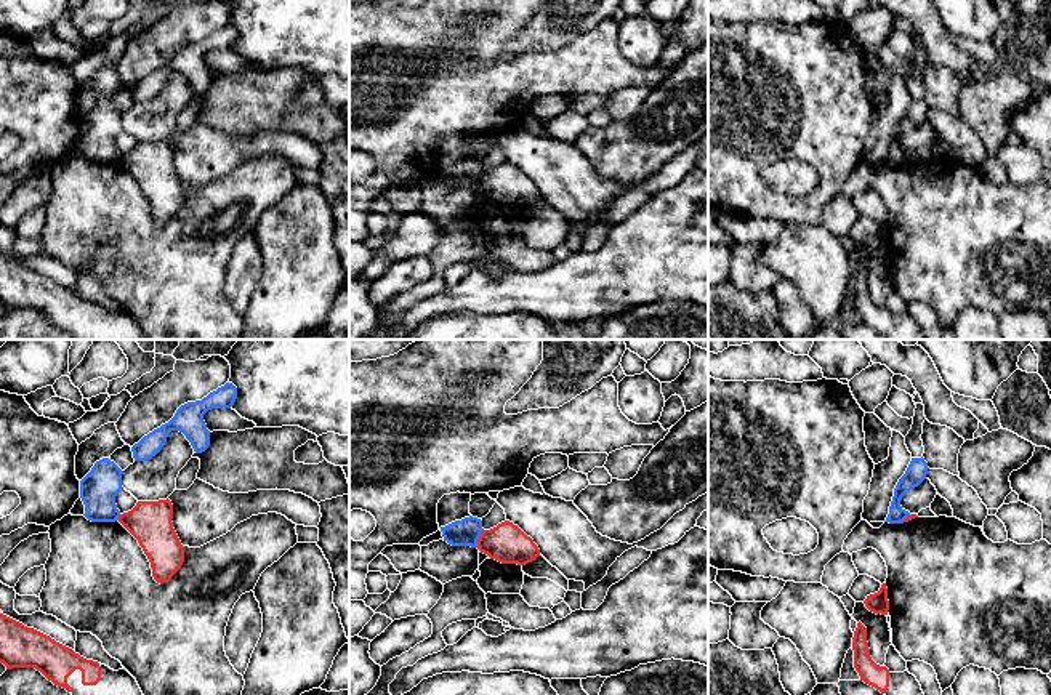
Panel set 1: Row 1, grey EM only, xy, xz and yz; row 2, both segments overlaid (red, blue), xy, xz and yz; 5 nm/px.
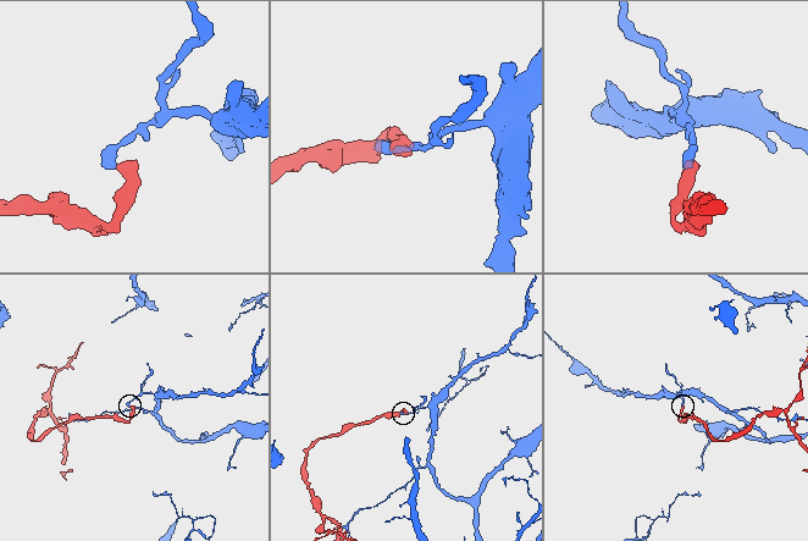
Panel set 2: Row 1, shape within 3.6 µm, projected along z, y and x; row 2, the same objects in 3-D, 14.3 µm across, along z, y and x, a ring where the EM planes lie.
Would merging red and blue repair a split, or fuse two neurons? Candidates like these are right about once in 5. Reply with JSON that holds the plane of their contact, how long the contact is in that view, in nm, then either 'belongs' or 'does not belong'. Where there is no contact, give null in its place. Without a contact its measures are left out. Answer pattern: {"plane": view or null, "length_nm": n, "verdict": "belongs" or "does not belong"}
{"plane": "xz", "length_nm": 100, "verdict": "does not belong"}

